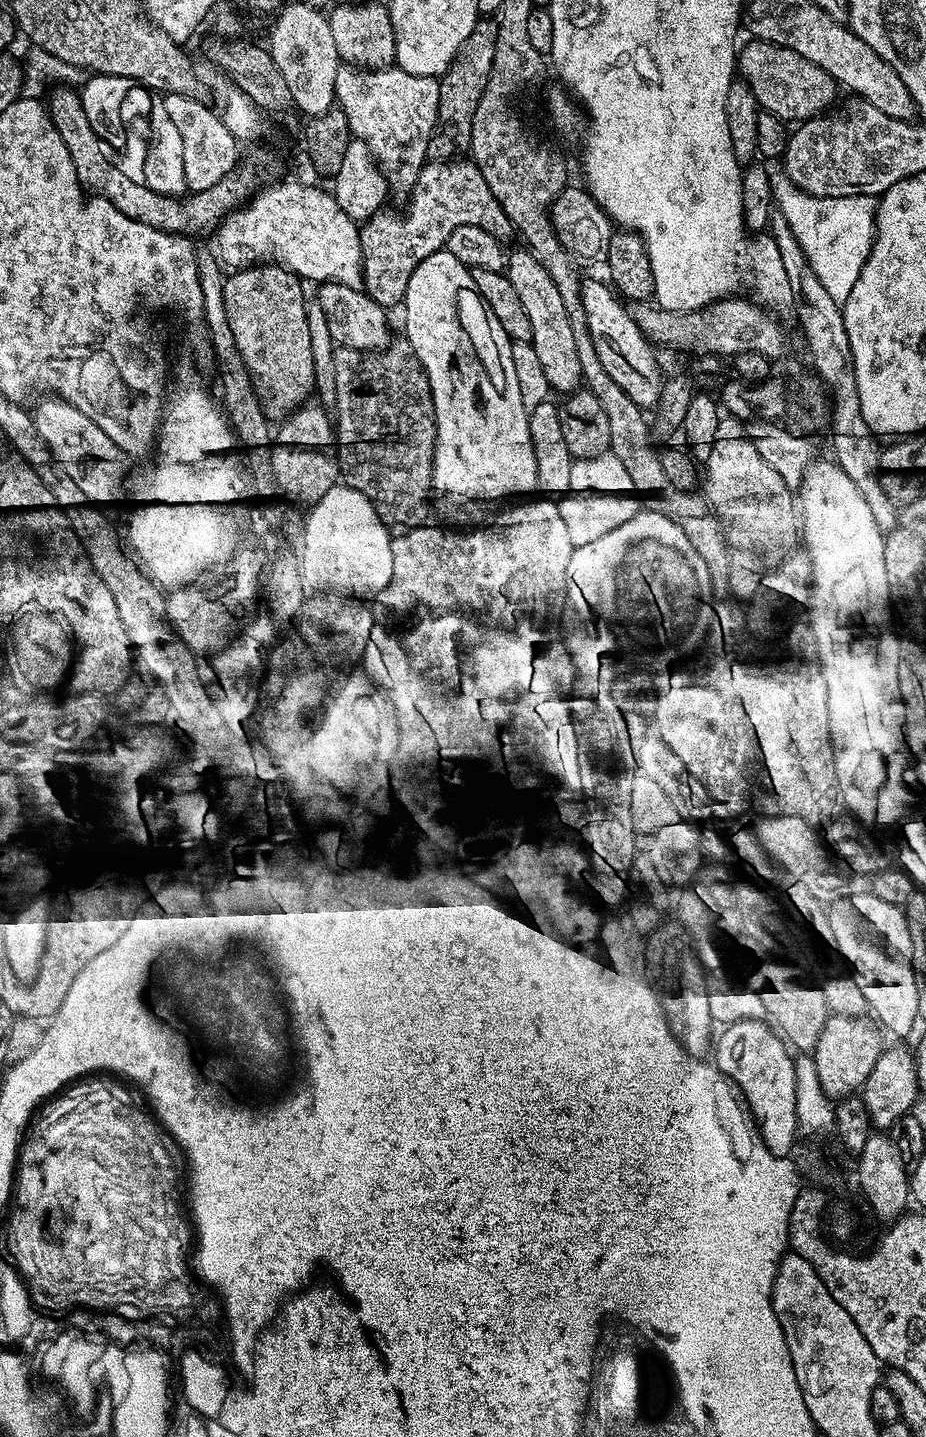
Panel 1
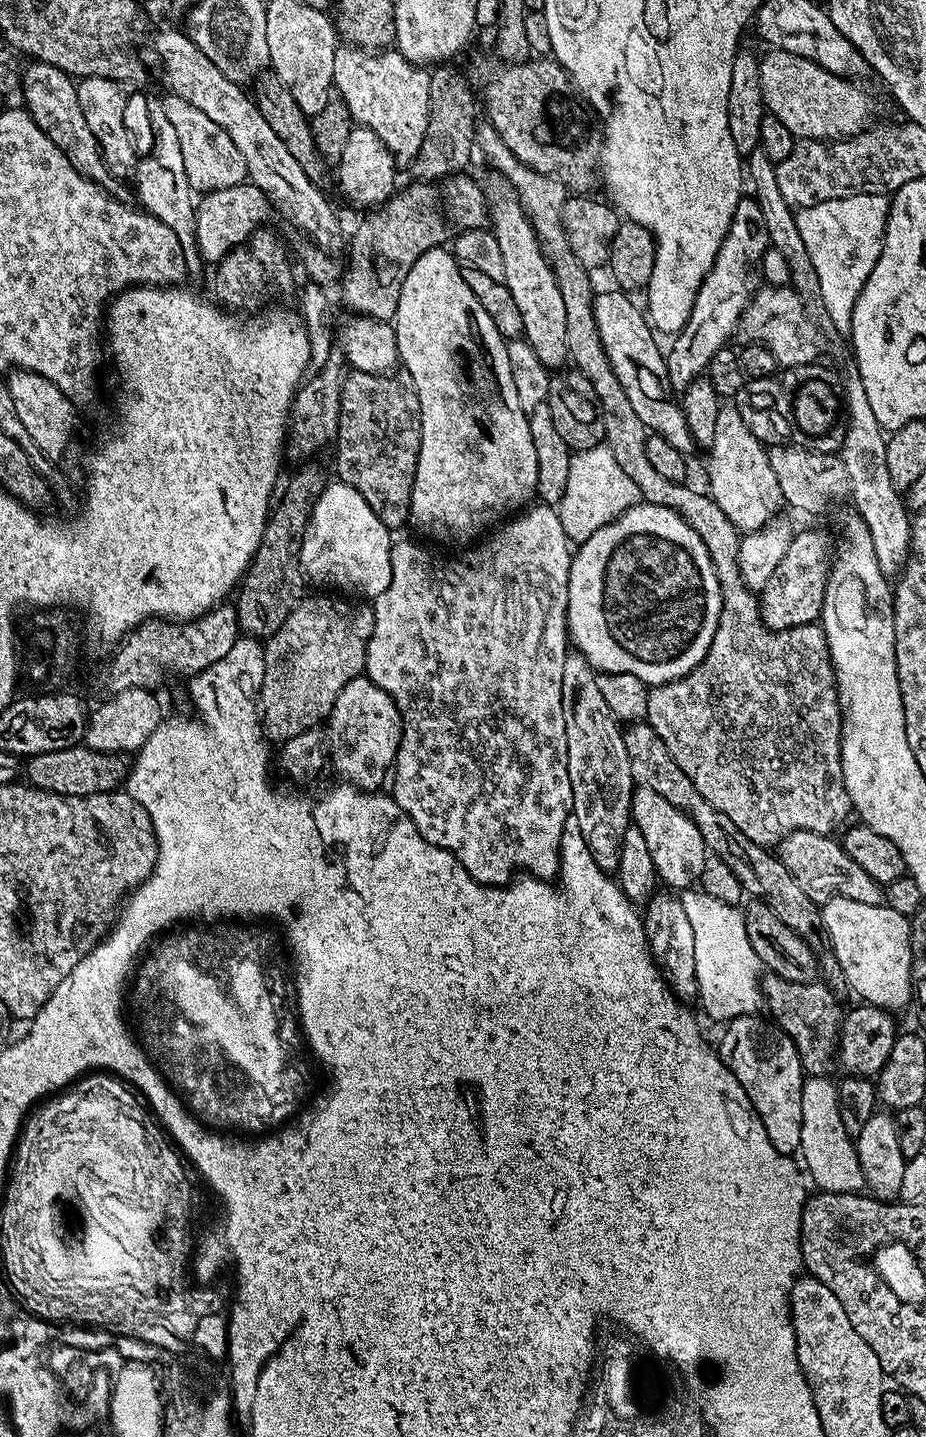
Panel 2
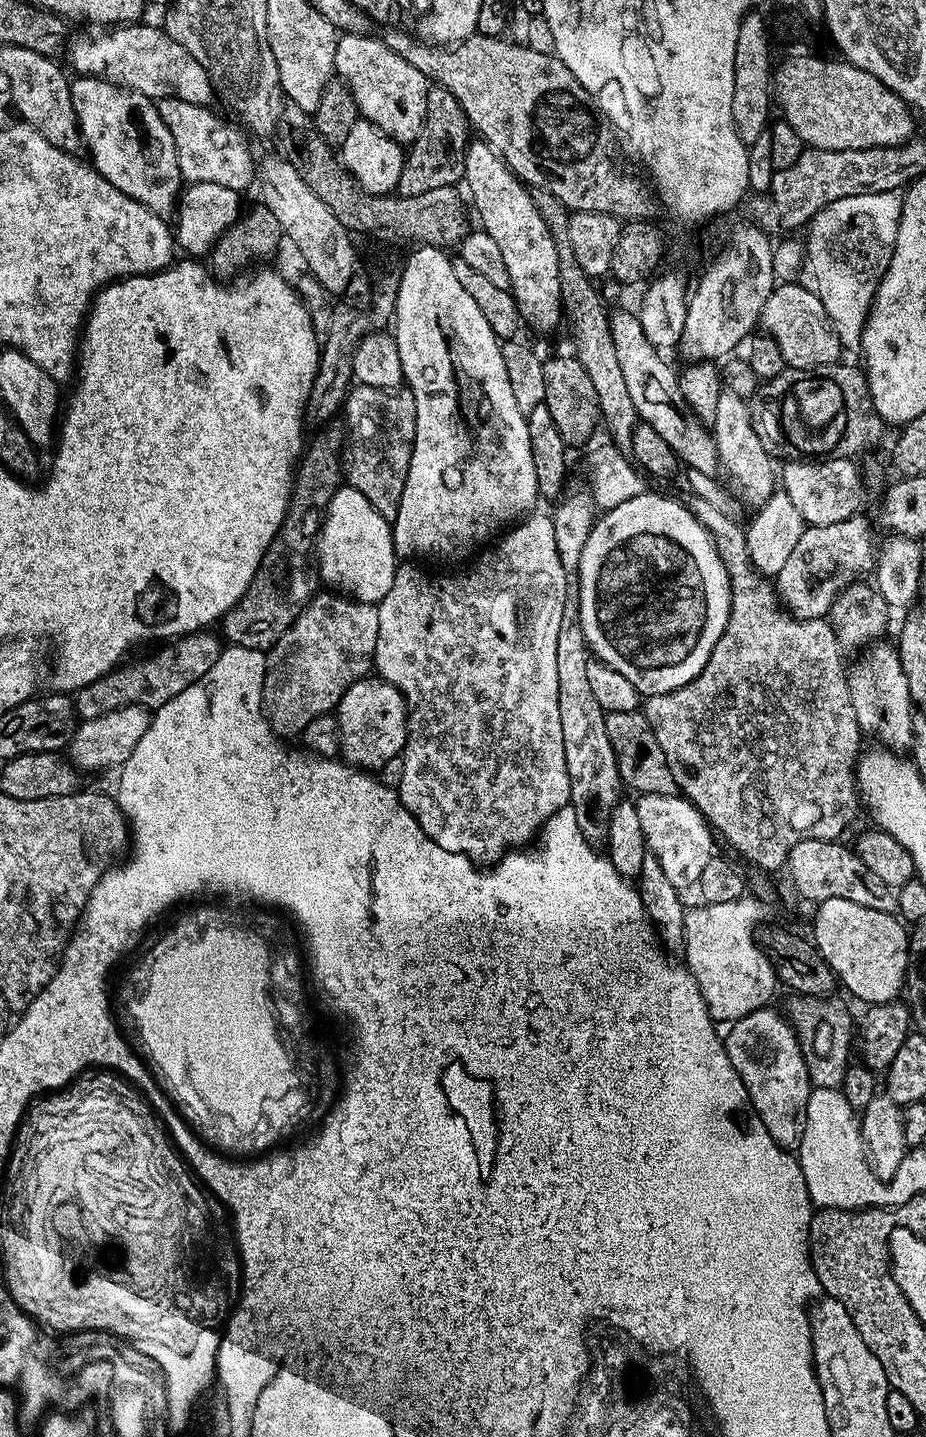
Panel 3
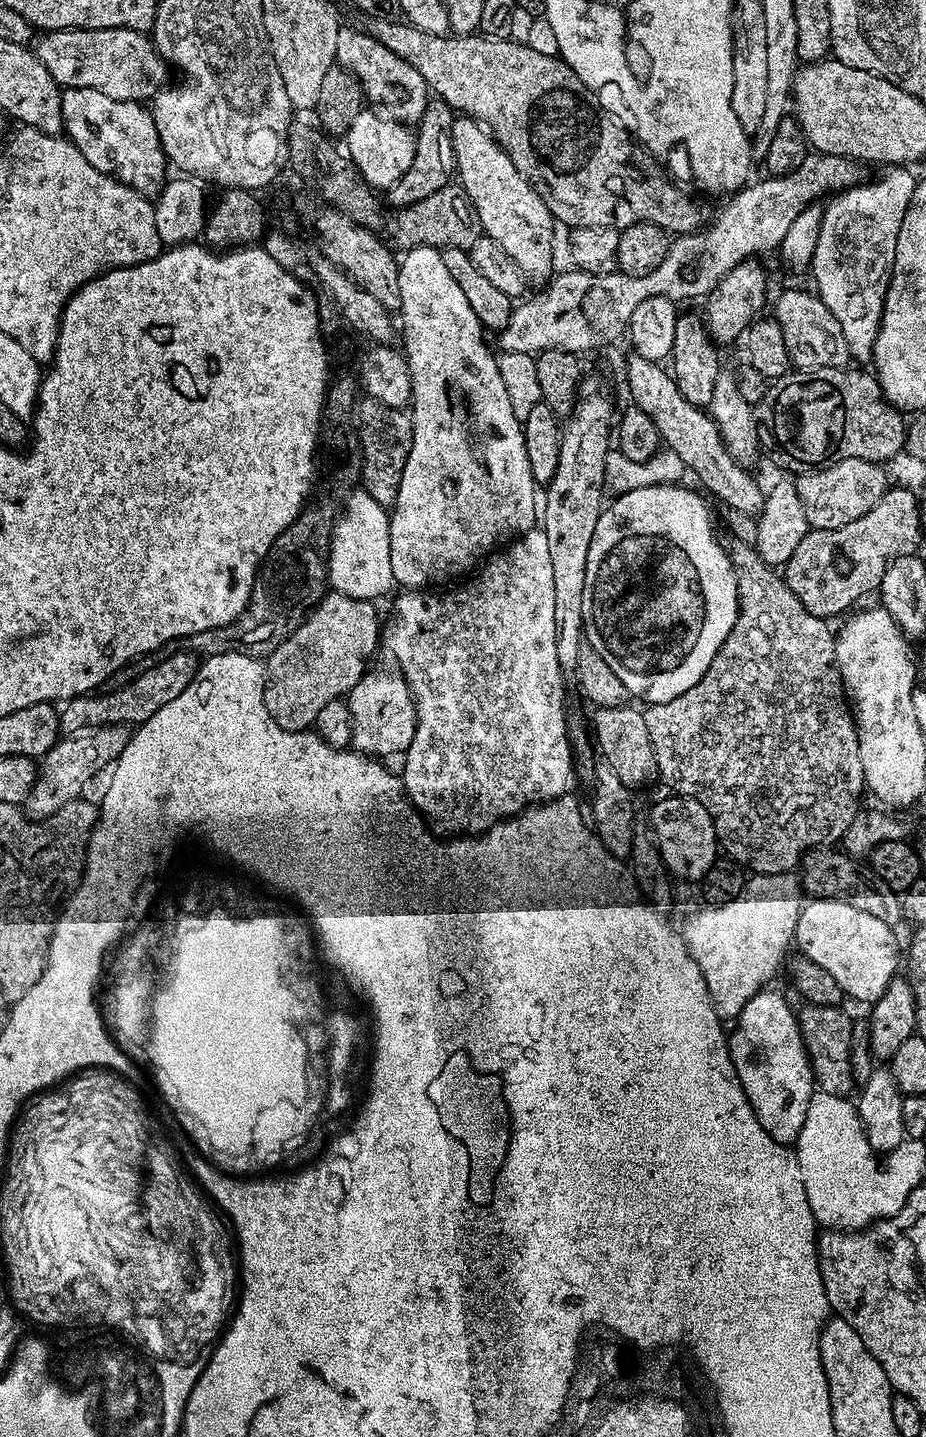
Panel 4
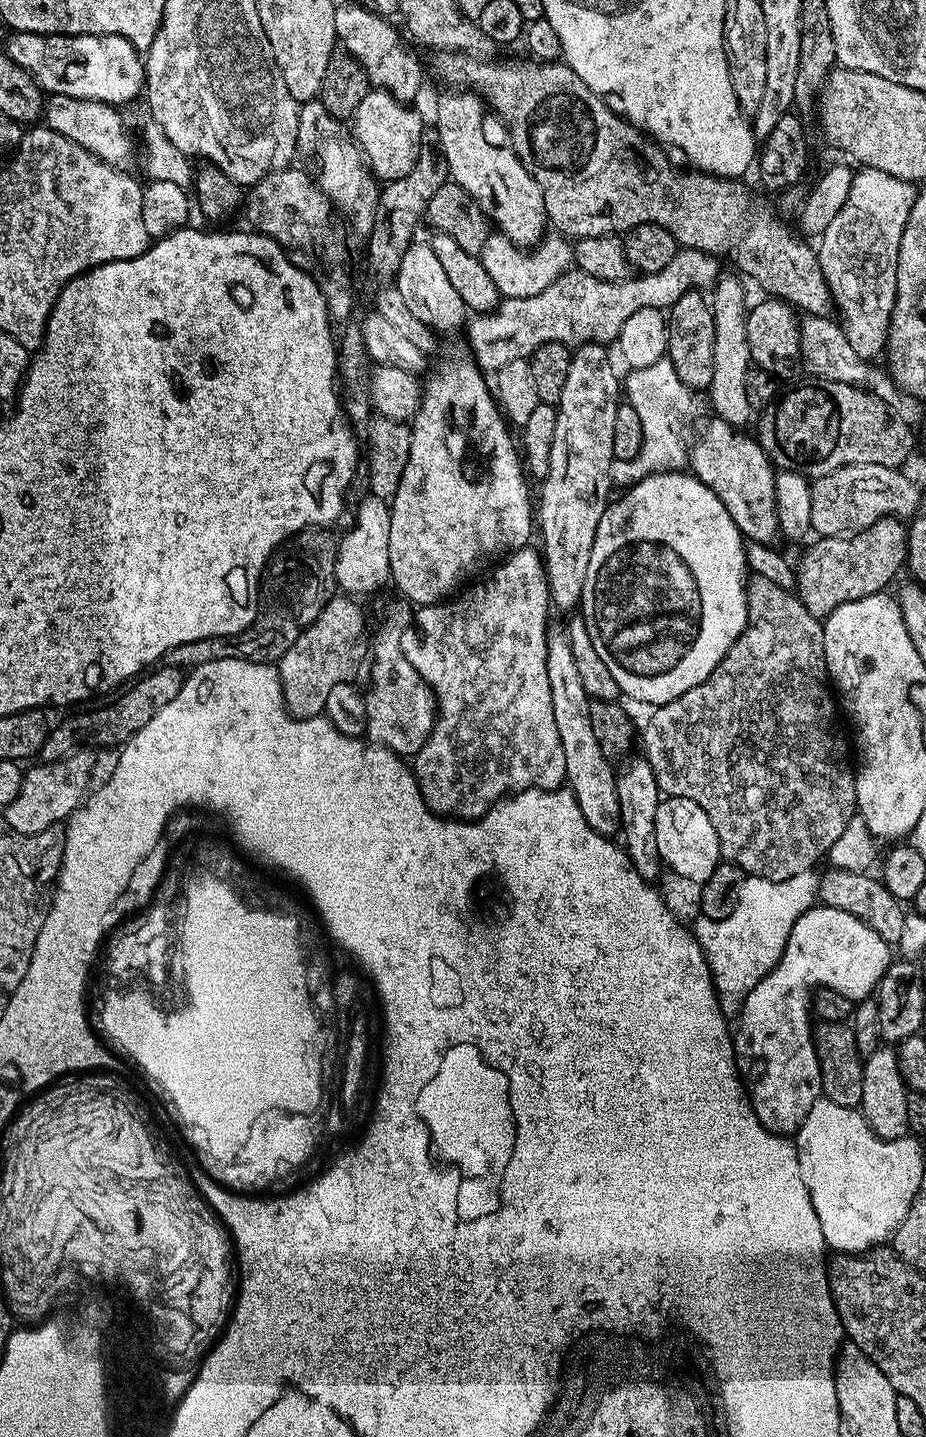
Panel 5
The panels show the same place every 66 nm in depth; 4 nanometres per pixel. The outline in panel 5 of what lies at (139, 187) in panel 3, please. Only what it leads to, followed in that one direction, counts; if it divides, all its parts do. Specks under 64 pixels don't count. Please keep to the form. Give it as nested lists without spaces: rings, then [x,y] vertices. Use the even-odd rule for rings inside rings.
[[[49,95],[46,100],[46,124],[58,134],[70,138],[90,154],[106,161],[114,168],[123,169],[132,160],[132,136],[120,117],[119,107],[103,104],[97,100],[83,100],[69,96]]]

